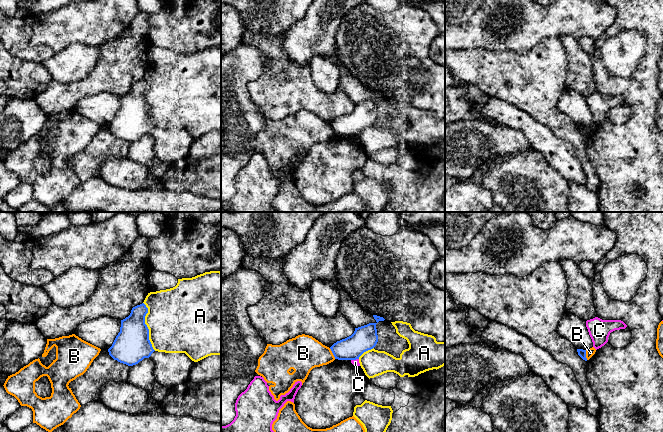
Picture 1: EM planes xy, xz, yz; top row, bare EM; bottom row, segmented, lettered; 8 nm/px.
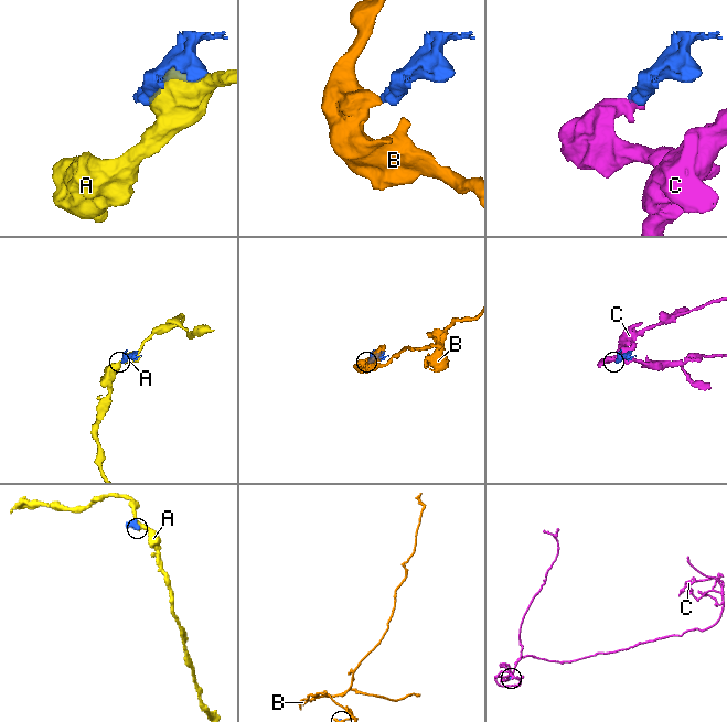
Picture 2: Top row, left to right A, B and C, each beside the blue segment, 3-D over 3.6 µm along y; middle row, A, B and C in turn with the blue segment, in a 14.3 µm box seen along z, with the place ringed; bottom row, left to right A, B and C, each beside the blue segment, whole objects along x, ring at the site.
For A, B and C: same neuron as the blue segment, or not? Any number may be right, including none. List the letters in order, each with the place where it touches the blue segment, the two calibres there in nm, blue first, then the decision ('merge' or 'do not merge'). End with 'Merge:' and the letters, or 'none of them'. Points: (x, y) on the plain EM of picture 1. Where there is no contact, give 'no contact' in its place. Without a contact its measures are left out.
A: contact xy (146, 102); calibres 280 and 480 nm; do not merge
B: contact xz (332, 128); calibres 190 and 280 nm; do not merge
C: contact xz (354, 135); calibres 200 and 50 nm; do not merge
Merge: none of them

